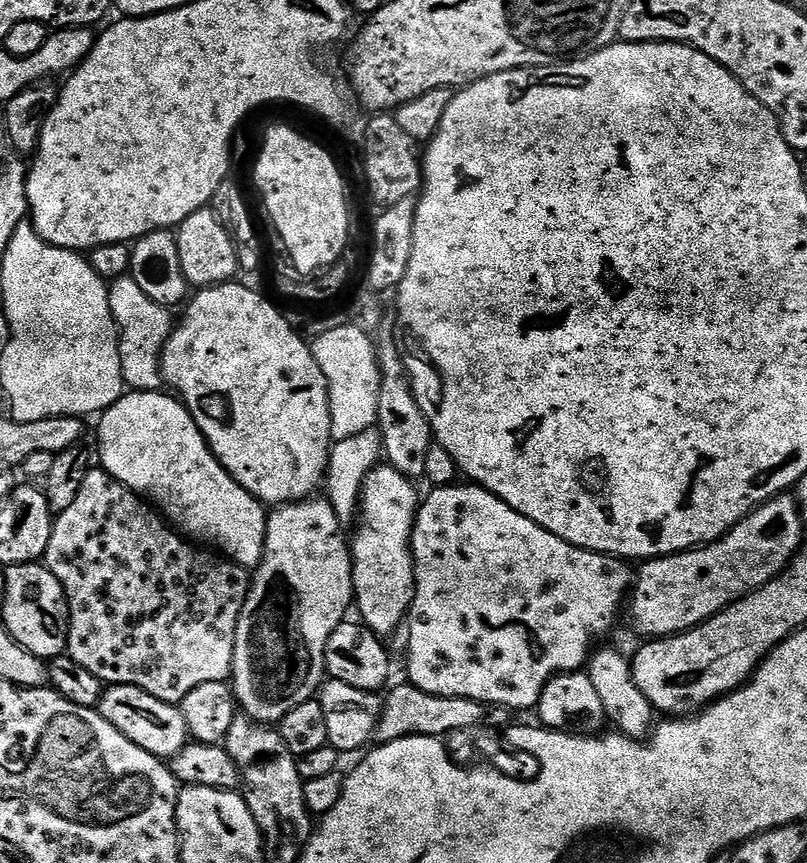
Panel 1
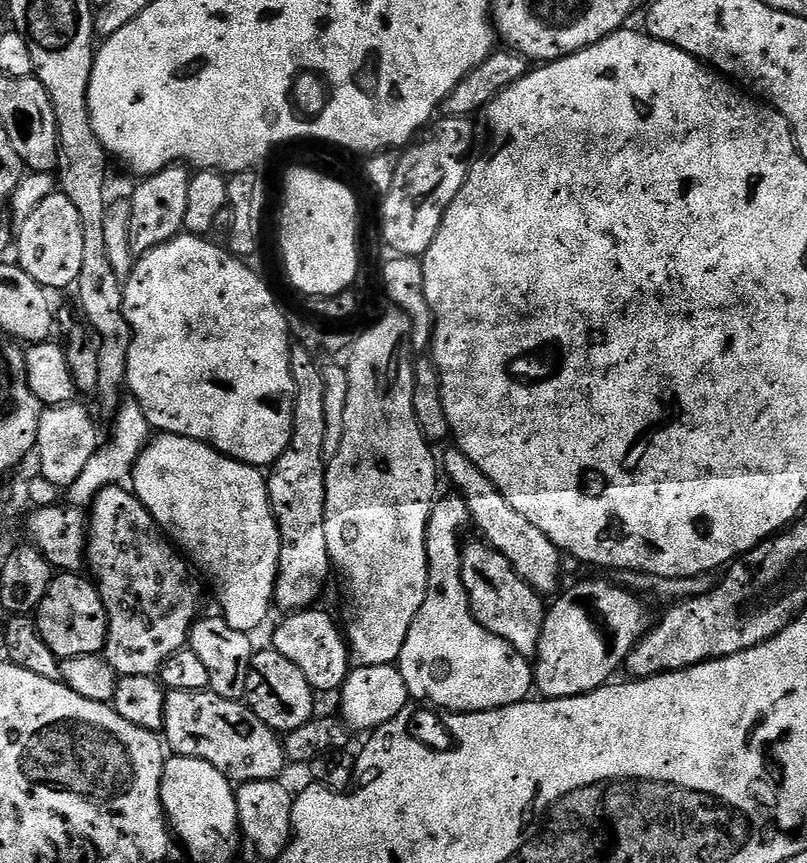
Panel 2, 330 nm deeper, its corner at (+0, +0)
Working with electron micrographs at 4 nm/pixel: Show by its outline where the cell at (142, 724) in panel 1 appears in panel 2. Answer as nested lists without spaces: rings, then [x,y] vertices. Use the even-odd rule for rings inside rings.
[[[211,690],[174,692],[165,695],[163,739],[175,755],[210,762],[233,782],[277,779],[286,765],[281,737],[258,718],[247,703],[218,698]]]

